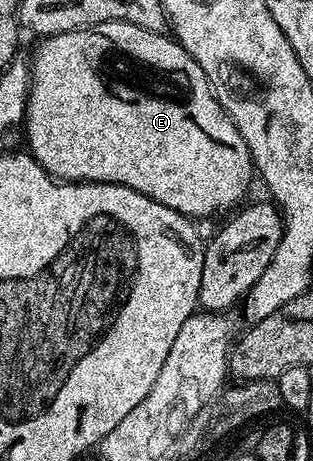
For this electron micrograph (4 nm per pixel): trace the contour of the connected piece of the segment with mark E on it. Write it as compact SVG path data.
M106 21L86 29L74 29L68 33L44 37L38 43L40 45L35 49L35 58L30 58L29 61L31 90L27 96L25 141L27 137L26 148L46 173L64 183L101 181L104 185L124 185L192 219L211 217L222 209L234 210L244 200L242 197L251 185L251 173L253 177L253 162L251 152L247 150L247 137L241 131L237 131L233 119L215 98L215 92L211 89L205 71L201 71L201 67L187 54L185 47L180 45L174 36L145 31L133 23L124 21Z

